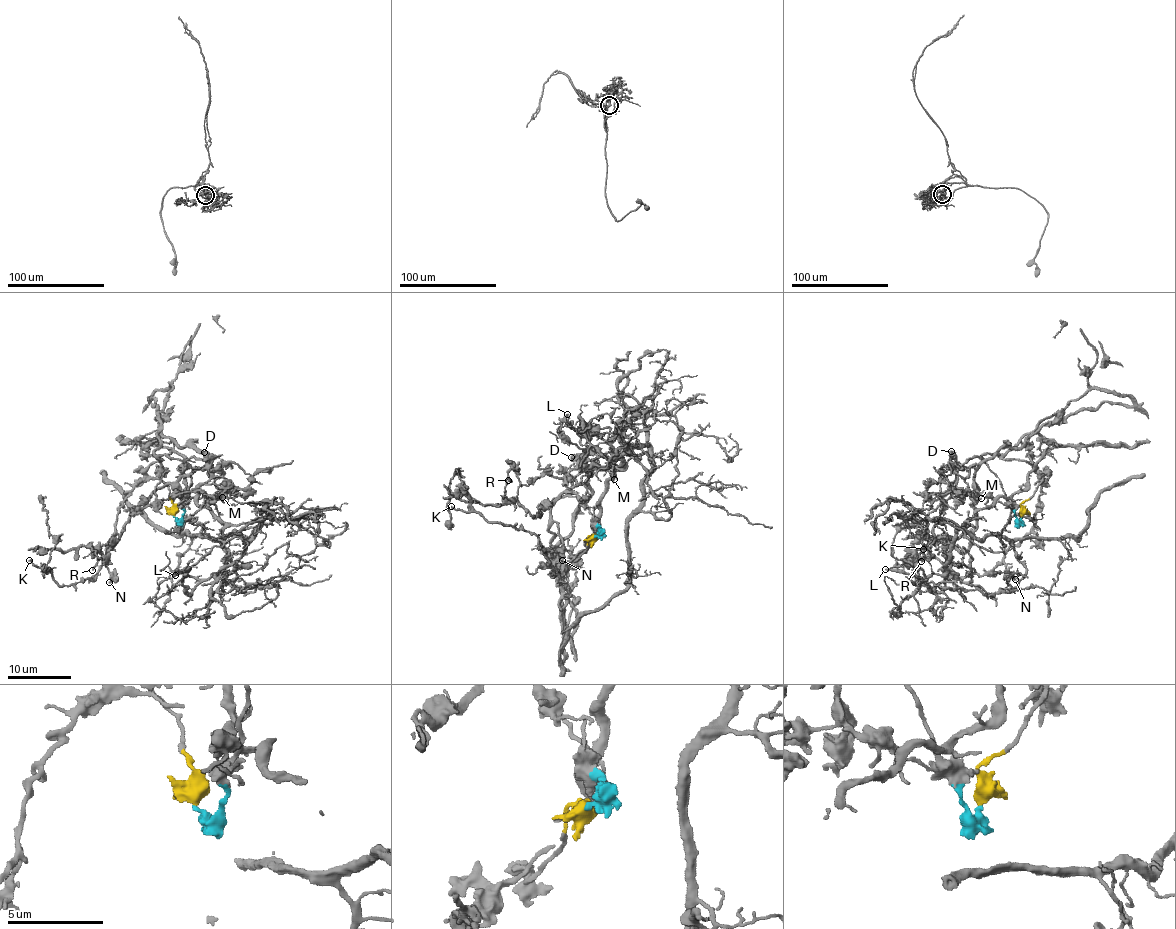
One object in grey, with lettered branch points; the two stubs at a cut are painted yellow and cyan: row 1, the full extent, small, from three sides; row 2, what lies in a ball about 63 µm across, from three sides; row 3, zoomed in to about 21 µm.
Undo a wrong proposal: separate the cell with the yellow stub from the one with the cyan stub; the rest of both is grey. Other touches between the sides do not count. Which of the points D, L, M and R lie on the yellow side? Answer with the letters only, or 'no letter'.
M, R

